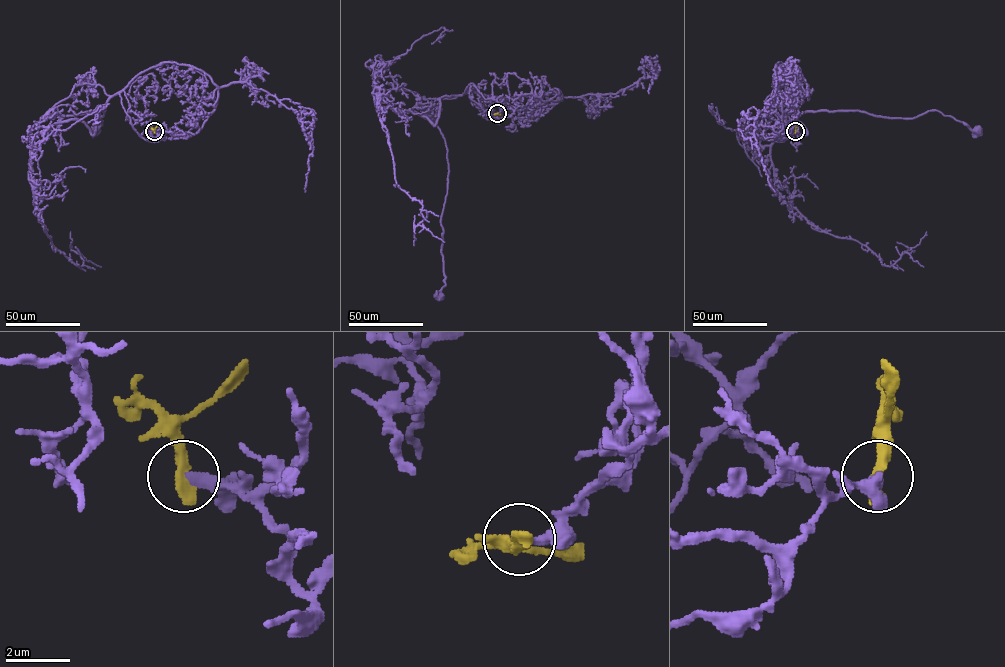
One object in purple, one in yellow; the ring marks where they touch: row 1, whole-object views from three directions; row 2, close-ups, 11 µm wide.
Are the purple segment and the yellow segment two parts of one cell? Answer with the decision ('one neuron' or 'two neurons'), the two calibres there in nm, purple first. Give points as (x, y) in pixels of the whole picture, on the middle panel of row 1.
one neuron; 300 nm thick on the purple side, 460 nm on the other

